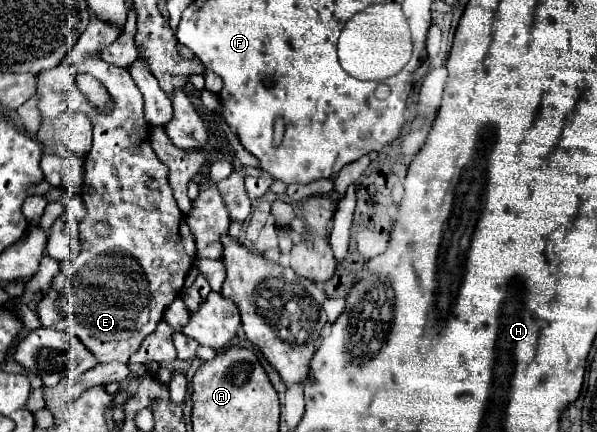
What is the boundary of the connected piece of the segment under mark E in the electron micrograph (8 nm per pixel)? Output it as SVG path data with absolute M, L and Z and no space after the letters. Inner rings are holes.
M96 17L90 19L90 25L86 33L78 39L78 43L70 49L70 53L62 59L60 65L42 71L38 75L38 91L42 101L38 105L42 117L42 127L38 131L38 139L44 143L44 147L54 145L54 133L52 133L52 121L56 115L62 113L86 113L94 127L94 141L92 149L84 157L84 183L82 183L82 199L88 209L88 217L80 223L80 243L82 251L74 261L62 263L60 275L52 281L52 293L48 299L54 299L54 307L58 307L58 313L64 319L70 319L76 327L72 333L84 343L84 347L98 359L98 363L110 363L110 361L122 361L128 363L128 357L140 347L142 339L150 335L156 325L162 321L166 307L180 295L184 279L194 263L196 257L196 239L186 225L186 215L178 209L178 203L172 195L172 189L168 185L168 169L166 165L156 157L152 145L150 145L150 125L144 119L144 101L140 89L134 85L130 73L122 67L110 65L100 59L102 49L106 49L110 43L114 43L120 37L120 29L114 25L106 25L98 21ZM78 73L88 73L96 77L114 99L114 111L108 115L96 113L96 107L92 107L84 95L80 95L74 77ZM96 219L104 219L110 227L110 233L106 237L98 237L94 233Z

